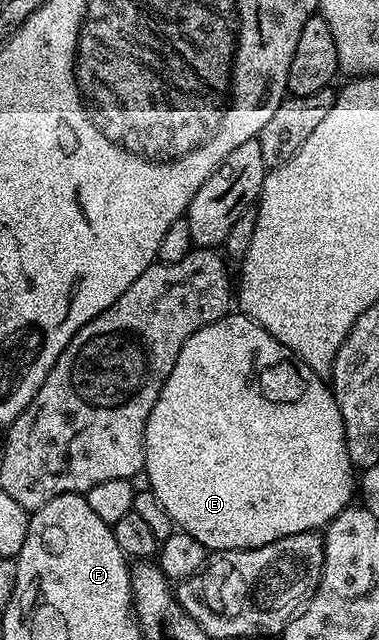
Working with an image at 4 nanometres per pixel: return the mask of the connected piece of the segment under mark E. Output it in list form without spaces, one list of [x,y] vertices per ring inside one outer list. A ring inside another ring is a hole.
[[[229,312],[223,318],[214,320],[214,324],[198,328],[198,332],[194,332],[194,336],[190,336],[190,340],[182,344],[182,352],[178,352],[178,360],[174,360],[174,368],[170,368],[170,376],[166,384],[162,384],[162,392],[144,429],[143,473],[148,474],[147,485],[154,496],[158,496],[162,508],[170,512],[173,523],[183,533],[194,536],[194,540],[198,540],[198,544],[202,544],[208,552],[253,550],[262,548],[262,544],[294,536],[298,532],[323,531],[334,520],[334,516],[348,509],[353,501],[352,490],[354,494],[354,467],[346,448],[342,412],[332,394],[331,385],[321,375],[313,372],[297,354],[290,352],[286,344],[274,340],[274,336],[266,332],[266,328],[262,328],[253,318],[246,317],[242,312]]]

